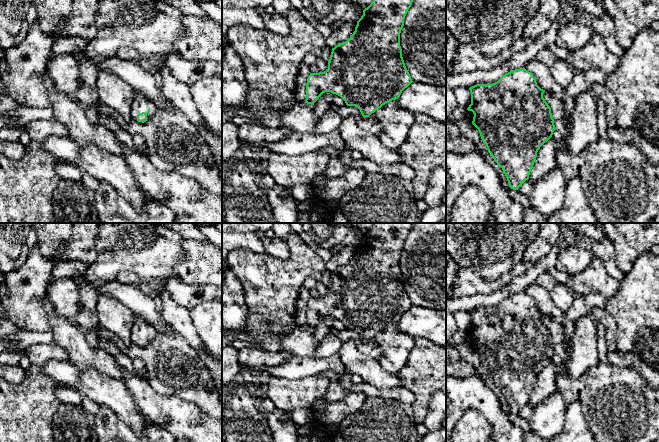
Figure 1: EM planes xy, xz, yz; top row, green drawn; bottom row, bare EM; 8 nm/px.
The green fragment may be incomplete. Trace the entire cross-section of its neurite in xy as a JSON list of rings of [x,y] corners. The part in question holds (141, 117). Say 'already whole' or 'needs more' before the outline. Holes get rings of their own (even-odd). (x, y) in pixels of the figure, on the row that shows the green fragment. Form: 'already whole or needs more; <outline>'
needs more; [[[135,91],[130,107],[131,119],[144,123],[155,115],[157,109],[155,104],[143,93]]]

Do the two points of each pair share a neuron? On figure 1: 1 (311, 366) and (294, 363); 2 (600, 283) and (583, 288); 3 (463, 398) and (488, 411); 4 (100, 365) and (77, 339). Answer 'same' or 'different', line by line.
1: same
2: same
3: same
4: same

